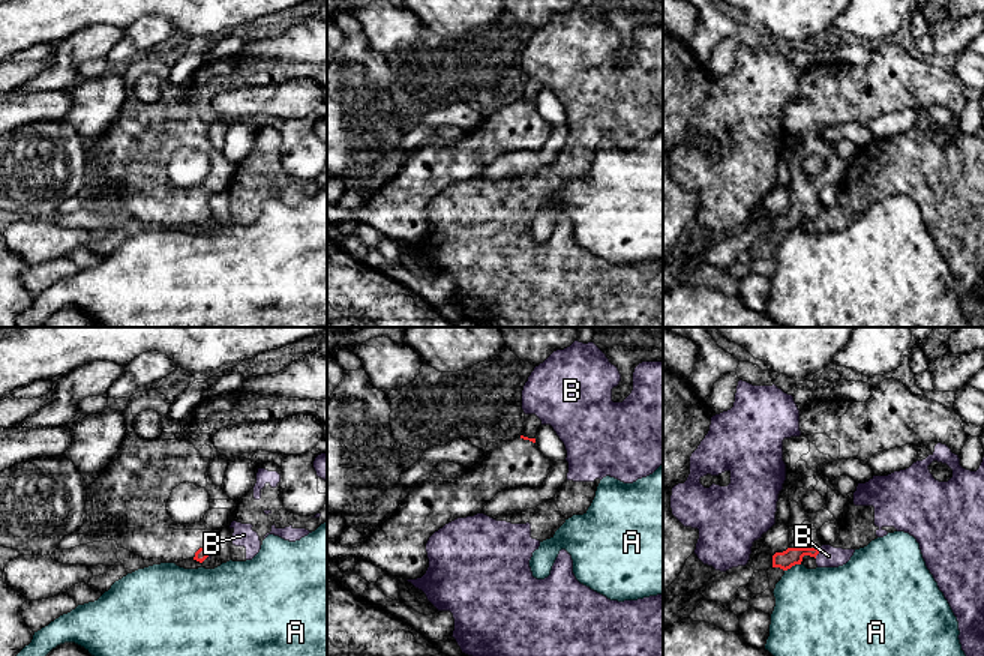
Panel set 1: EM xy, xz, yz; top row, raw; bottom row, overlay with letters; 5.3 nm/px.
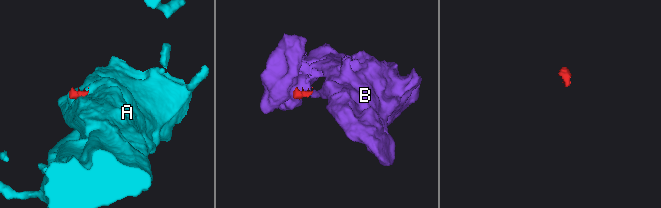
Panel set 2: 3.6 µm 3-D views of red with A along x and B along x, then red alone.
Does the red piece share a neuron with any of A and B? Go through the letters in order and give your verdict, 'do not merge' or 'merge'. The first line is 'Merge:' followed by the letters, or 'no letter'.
Merge: no letter
A: do not merge
B: do not merge

